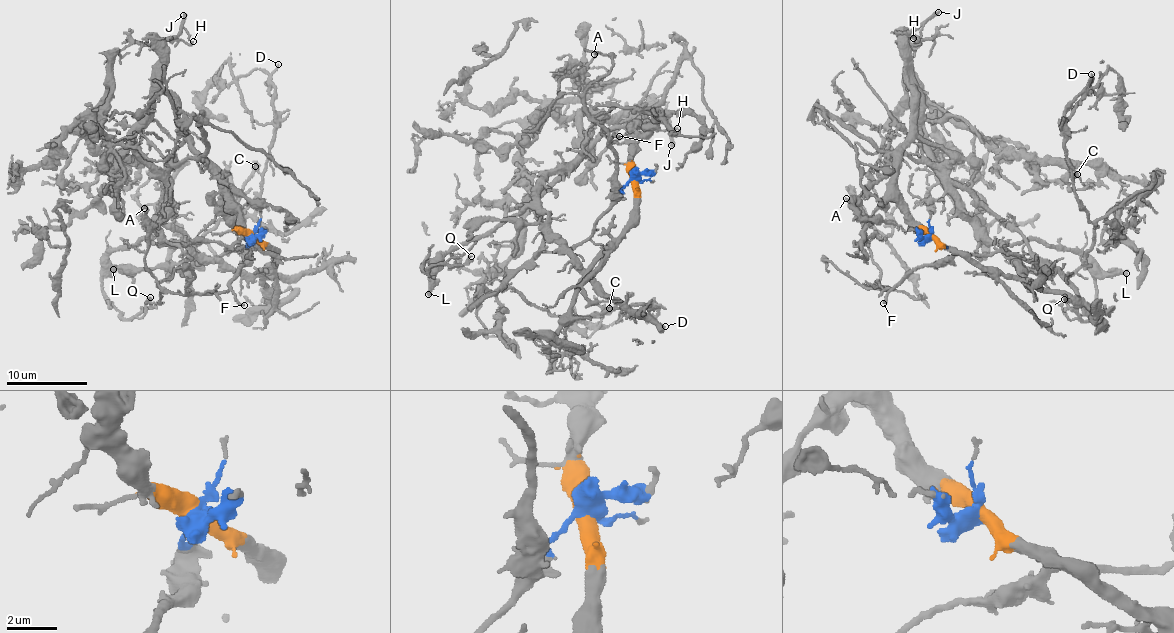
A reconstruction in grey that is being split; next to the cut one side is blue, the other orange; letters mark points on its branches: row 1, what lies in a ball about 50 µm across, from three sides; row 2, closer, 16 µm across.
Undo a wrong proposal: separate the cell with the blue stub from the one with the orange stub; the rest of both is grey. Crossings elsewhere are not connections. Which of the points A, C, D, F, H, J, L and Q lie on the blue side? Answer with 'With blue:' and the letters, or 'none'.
With blue: A, C, D, F

